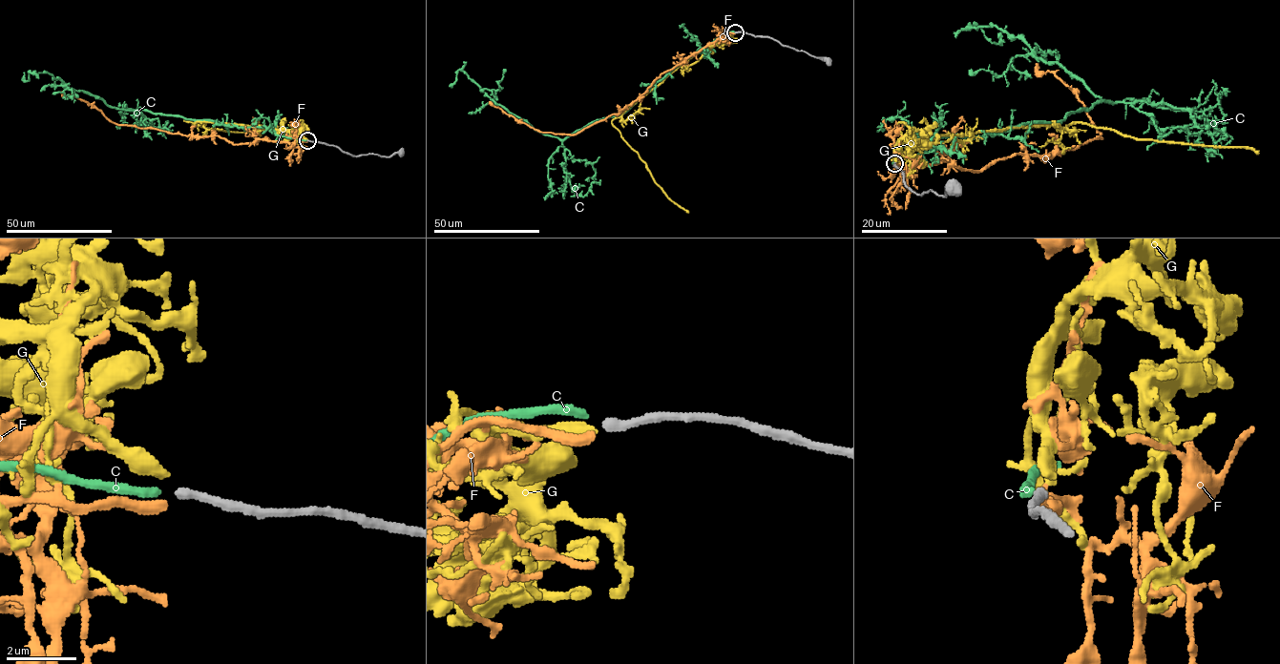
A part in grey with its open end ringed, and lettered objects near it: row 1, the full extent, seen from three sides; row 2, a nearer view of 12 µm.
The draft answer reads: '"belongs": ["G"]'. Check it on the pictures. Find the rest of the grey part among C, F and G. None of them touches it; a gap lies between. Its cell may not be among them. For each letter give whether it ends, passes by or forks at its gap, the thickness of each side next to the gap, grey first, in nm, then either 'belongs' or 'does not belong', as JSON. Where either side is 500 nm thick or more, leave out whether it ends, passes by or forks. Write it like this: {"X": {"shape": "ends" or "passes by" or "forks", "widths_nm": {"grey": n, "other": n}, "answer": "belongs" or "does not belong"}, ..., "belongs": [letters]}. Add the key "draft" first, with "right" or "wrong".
{"draft": "wrong", "C": {"shape": "ends", "widths_nm": {"grey": 280, "other": 240}, "answer": "does not belong"}, "F": {"shape": "ends", "widths_nm": {"grey": 280, "other": 320}, "answer": "does not belong"}, "G": {"shape": "ends", "widths_nm": {"grey": 280, "other": 400}, "answer": "does not belong"}, "belongs": []}

